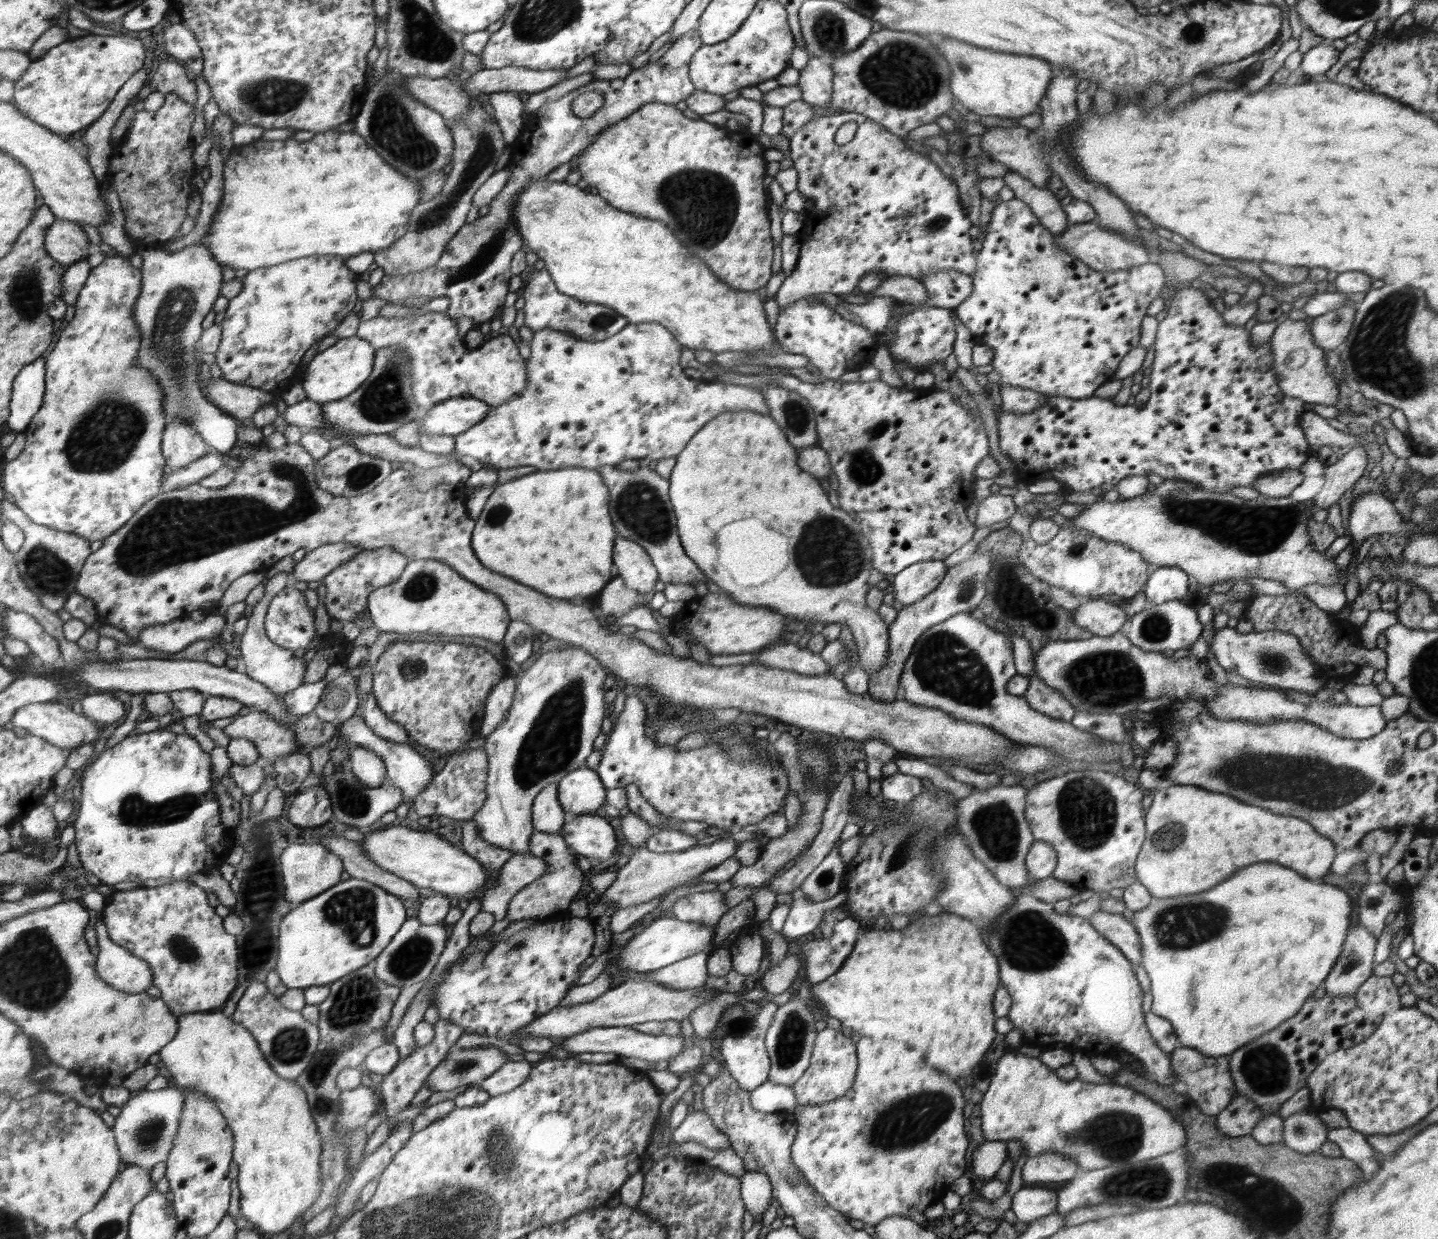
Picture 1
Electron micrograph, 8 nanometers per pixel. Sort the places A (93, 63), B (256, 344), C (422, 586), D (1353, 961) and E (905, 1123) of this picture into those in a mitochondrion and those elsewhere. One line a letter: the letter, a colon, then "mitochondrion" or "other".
A: other
B: other
C: mitochondrion
D: mitochondrion
E: mitochondrion

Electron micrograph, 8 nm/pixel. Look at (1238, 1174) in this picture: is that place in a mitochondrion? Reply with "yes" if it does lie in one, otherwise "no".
yes

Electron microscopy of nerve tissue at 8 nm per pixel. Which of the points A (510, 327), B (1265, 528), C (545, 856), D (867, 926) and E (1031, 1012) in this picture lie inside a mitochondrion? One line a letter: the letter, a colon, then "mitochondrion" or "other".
A: other
B: mitochondrion
C: other
D: other
E: other

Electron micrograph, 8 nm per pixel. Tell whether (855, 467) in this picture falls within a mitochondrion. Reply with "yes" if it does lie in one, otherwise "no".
yes

